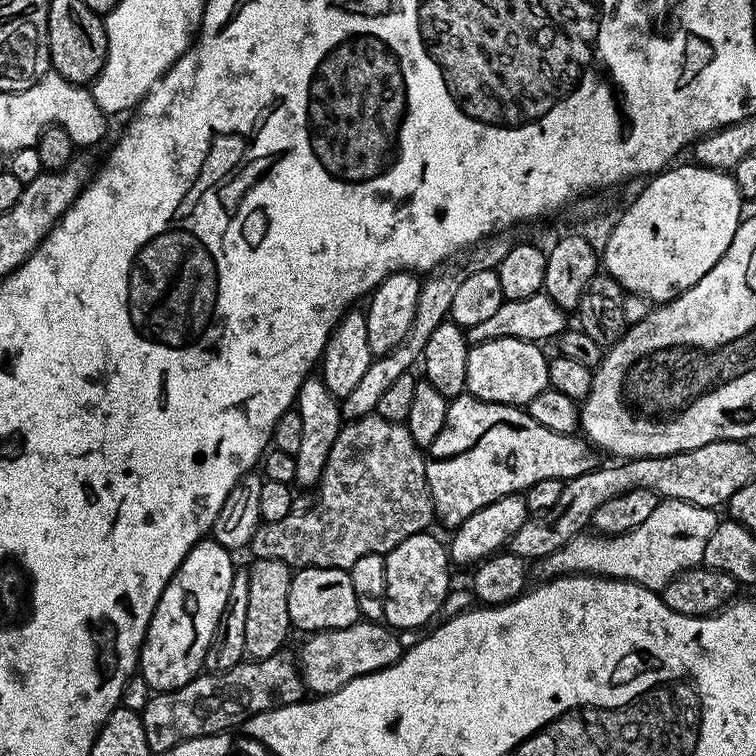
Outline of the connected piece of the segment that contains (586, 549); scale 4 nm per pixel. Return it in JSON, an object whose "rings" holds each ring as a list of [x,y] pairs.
{"rings":[[[661,499],[660,505],[634,530],[617,536],[581,534],[575,536],[562,550],[550,554],[542,568],[553,577],[565,574],[607,576],[610,580],[631,580],[644,588],[662,590],[679,573],[695,568],[706,554],[706,542],[714,534],[717,513],[710,508],[694,506],[681,500]]]}

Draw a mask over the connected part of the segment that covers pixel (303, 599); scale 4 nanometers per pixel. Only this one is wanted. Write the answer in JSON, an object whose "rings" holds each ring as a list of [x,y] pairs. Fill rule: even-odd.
{"rings":[[[302,568],[292,573],[292,581],[290,582],[290,622],[292,628],[298,630],[301,628],[304,634],[311,634],[314,632],[325,632],[326,630],[338,630],[339,628],[345,628],[351,624],[357,623],[362,616],[362,600],[361,597],[356,595],[354,590],[354,582],[350,582],[350,574],[346,568]]]}

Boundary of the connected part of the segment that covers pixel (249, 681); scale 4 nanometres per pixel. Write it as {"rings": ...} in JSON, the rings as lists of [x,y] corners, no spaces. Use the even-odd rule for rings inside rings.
{"rings":[[[277,654],[266,658],[265,660],[254,660],[249,659],[247,662],[241,662],[238,666],[234,666],[230,670],[225,672],[214,672],[211,674],[201,674],[194,677],[190,683],[181,688],[172,688],[168,692],[156,692],[155,694],[149,695],[144,711],[140,713],[142,718],[142,726],[146,726],[146,742],[148,743],[149,753],[156,754],[167,754],[171,748],[177,748],[182,742],[187,740],[193,740],[194,738],[202,738],[203,736],[217,736],[220,732],[226,732],[235,729],[237,726],[244,723],[245,720],[249,720],[251,716],[257,716],[259,712],[269,712],[272,708],[279,708],[281,704],[299,704],[301,700],[305,699],[306,689],[304,687],[304,679],[300,677],[300,670],[295,659],[292,660],[285,654]]]}

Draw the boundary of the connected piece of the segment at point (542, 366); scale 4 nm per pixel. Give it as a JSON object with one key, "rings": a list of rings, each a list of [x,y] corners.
{"rings":[[[498,338],[484,344],[469,347],[466,358],[466,392],[479,400],[495,404],[526,406],[538,394],[542,394],[548,383],[549,357],[539,343],[518,338]]]}

